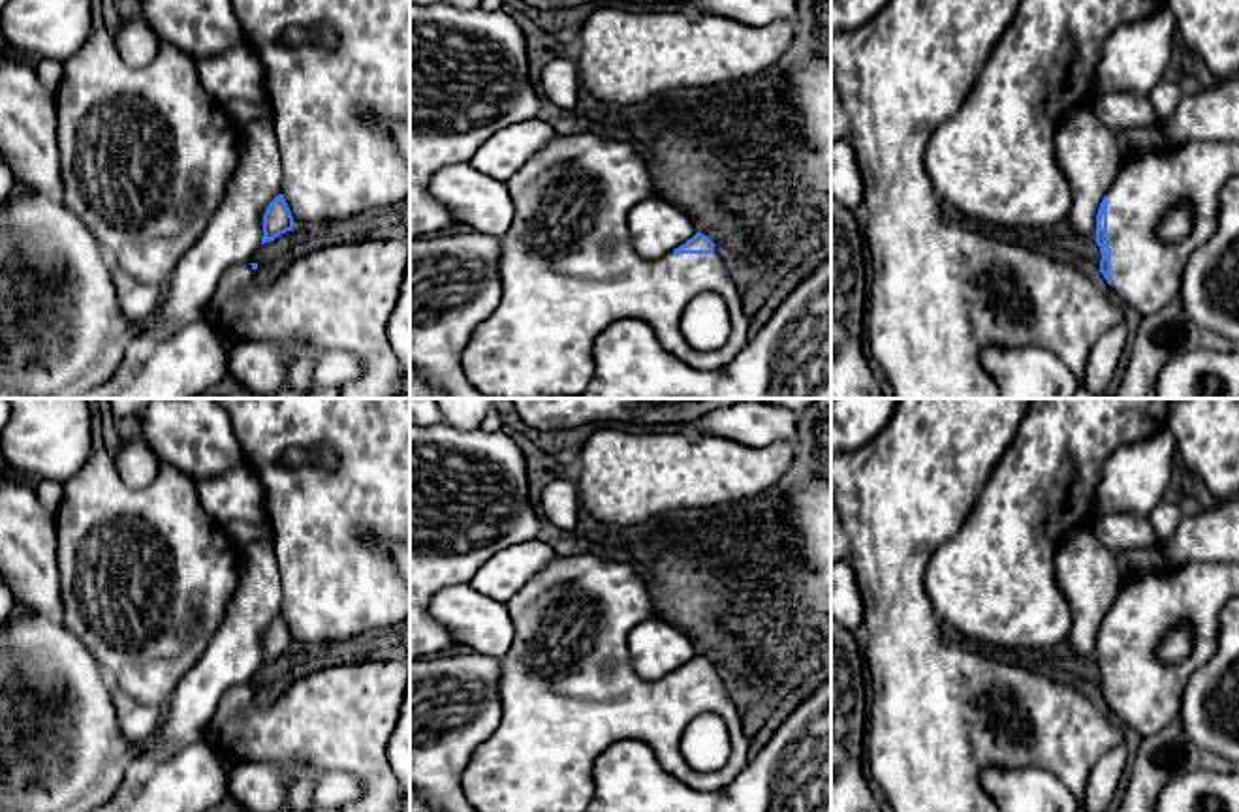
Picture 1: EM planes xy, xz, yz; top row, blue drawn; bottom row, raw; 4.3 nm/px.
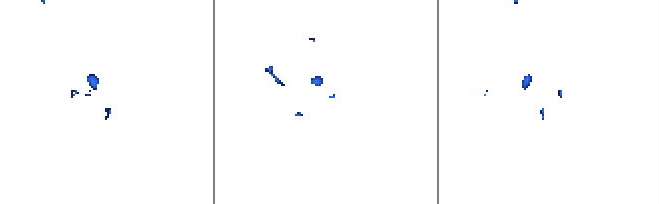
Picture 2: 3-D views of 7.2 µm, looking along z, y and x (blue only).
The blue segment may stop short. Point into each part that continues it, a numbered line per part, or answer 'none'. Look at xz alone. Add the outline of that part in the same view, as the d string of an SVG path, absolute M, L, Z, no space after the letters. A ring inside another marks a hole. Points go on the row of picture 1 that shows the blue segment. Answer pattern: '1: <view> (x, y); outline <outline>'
1: xz (568, 269); outline M587 128L557 135L508 182L515 216L500 237L500 303L470 336L463 353L468 382L498 398L579 398L594 374L596 336L622 320L645 321L660 346L679 361L714 370L731 363L748 344L741 291L718 246L711 254L641 258L630 239L628 212L652 195L645 158L624 139L607 139ZM714 293L729 308L729 336L718 350L696 350L681 331L688 303Z

